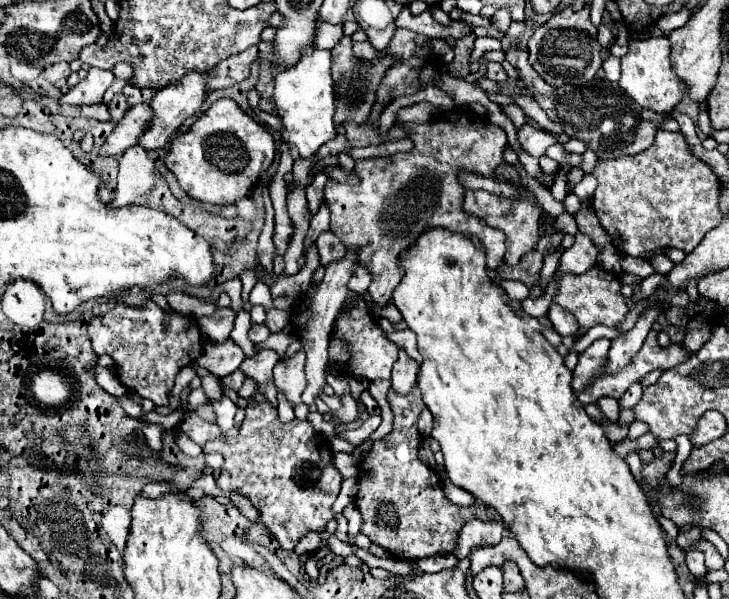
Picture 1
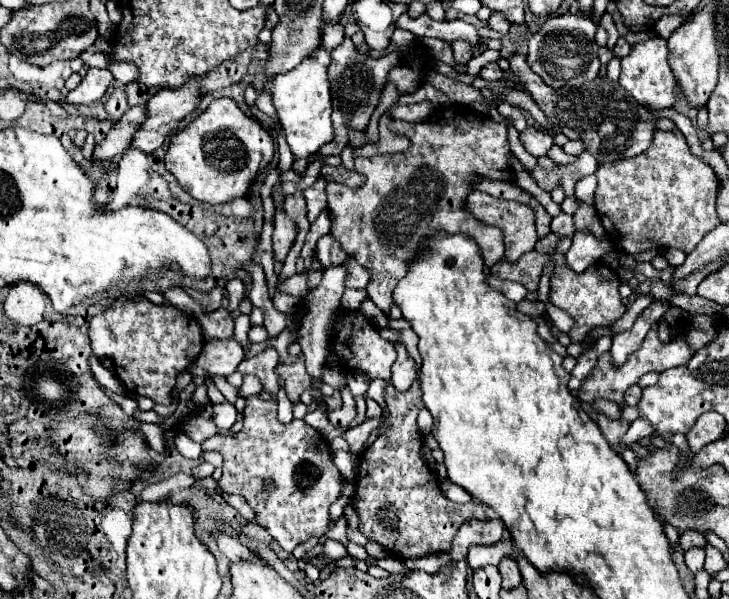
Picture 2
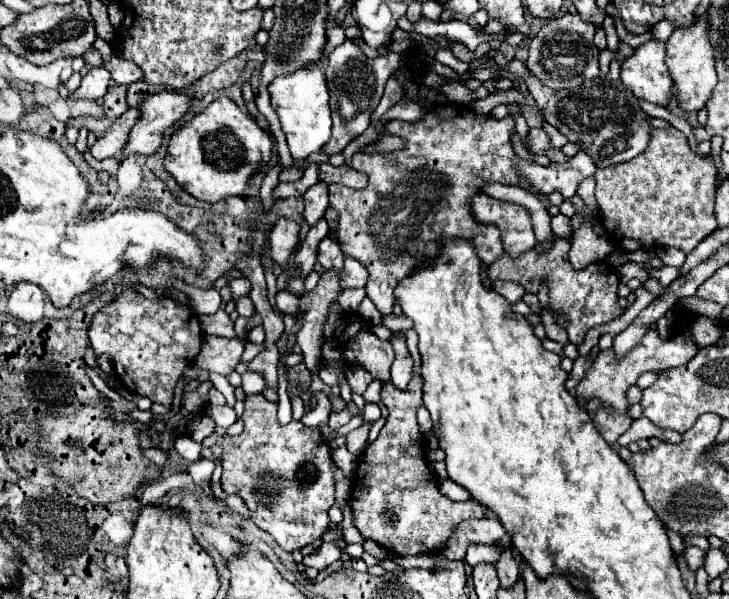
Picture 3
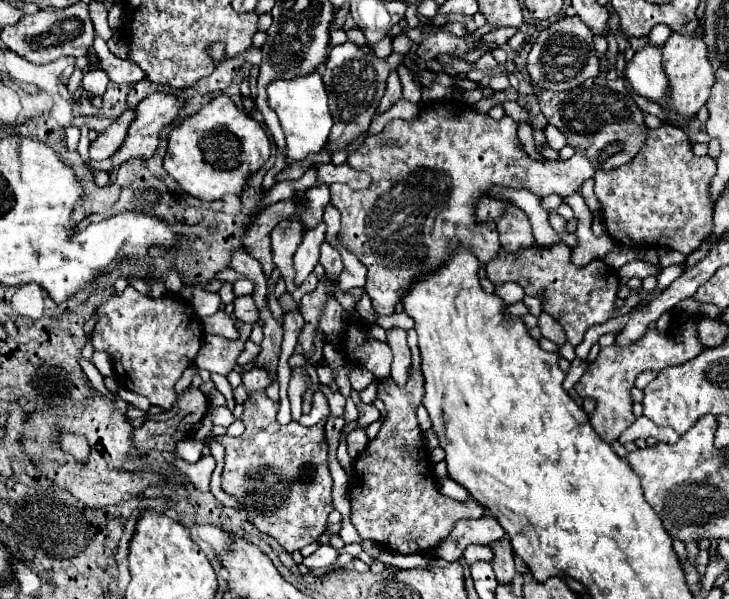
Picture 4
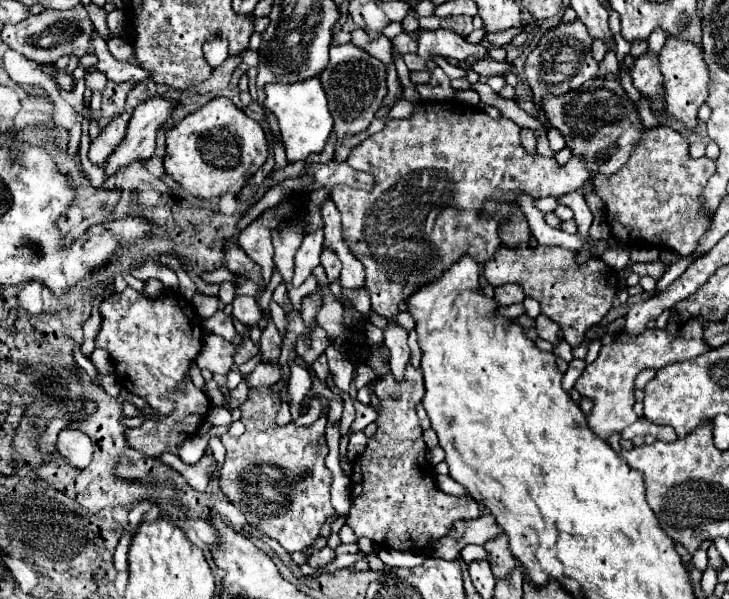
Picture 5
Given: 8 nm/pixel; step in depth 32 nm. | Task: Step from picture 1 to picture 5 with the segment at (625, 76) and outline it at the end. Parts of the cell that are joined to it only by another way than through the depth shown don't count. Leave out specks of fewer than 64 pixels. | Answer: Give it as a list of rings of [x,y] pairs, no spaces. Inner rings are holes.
[[[646,52],[644,56],[634,60],[630,68],[630,76],[634,86],[646,96],[660,96],[662,94],[662,74],[658,68],[658,56]]]

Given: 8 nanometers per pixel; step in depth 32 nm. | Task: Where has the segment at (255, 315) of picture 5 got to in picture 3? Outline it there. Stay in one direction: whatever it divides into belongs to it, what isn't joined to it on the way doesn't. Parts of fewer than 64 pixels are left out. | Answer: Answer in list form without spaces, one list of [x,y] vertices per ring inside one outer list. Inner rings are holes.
[[[244,296],[244,298],[236,300],[236,312],[238,312],[238,316],[242,316],[246,320],[250,320],[254,316],[256,310],[254,310],[254,304],[252,304],[250,296]]]

